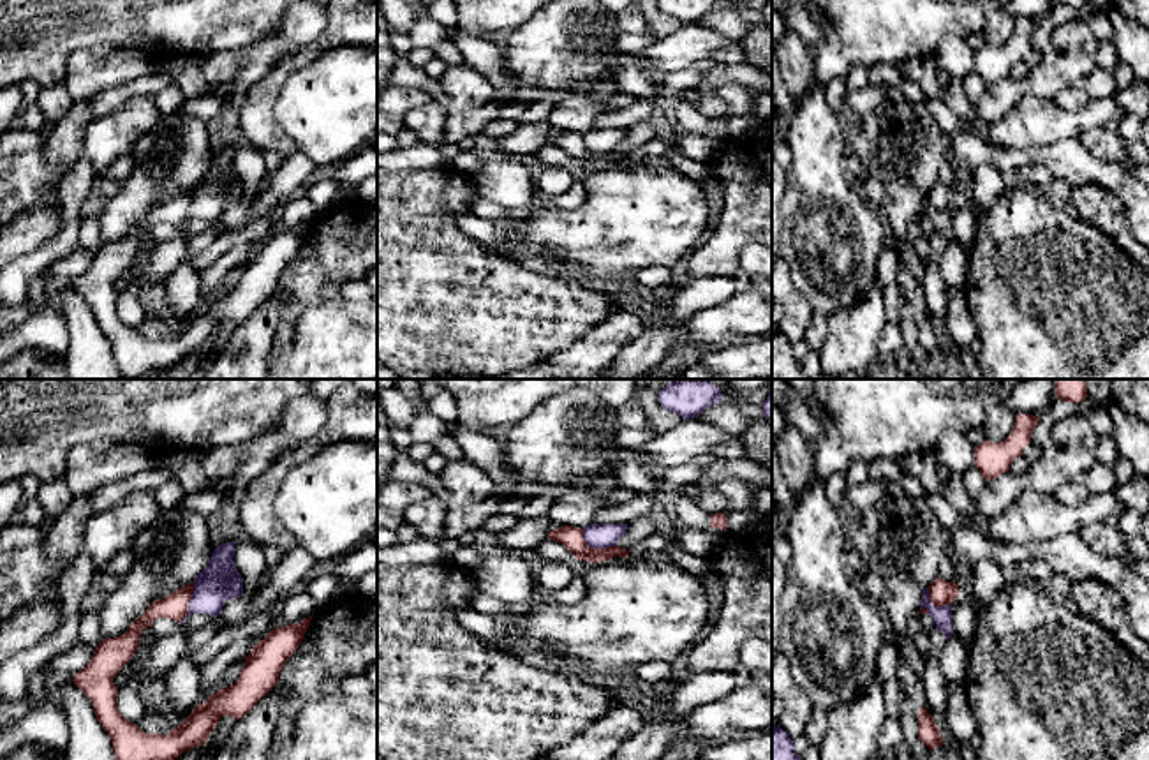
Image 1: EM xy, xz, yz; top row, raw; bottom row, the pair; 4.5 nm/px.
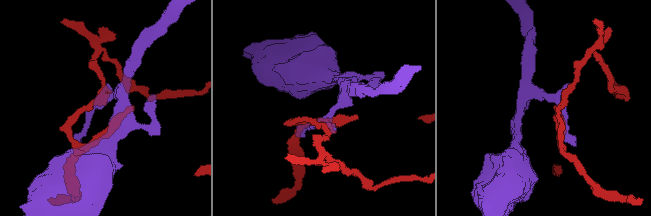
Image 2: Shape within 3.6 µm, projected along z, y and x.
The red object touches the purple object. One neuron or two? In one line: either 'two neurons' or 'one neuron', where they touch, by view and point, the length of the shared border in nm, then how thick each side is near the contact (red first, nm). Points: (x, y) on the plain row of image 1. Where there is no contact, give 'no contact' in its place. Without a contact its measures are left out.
two neurons; contact xz (594, 154); length 180 nm; calibres 100 and 110 nm

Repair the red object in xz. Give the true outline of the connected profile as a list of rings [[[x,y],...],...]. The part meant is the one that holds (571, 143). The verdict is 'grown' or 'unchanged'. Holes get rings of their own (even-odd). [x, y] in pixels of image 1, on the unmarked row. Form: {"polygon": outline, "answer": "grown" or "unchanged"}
{"polygon": [[[562,130],[560,134],[550,136],[548,145],[562,148],[576,162],[576,166],[601,168],[615,160],[629,162],[629,157],[617,150],[608,153],[589,152],[583,145],[583,134],[573,130]]], "answer": "unchanged"}

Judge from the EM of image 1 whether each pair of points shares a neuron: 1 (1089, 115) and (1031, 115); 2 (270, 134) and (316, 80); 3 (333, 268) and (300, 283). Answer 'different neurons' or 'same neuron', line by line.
1: same neuron
2: different neurons
3: same neuron

